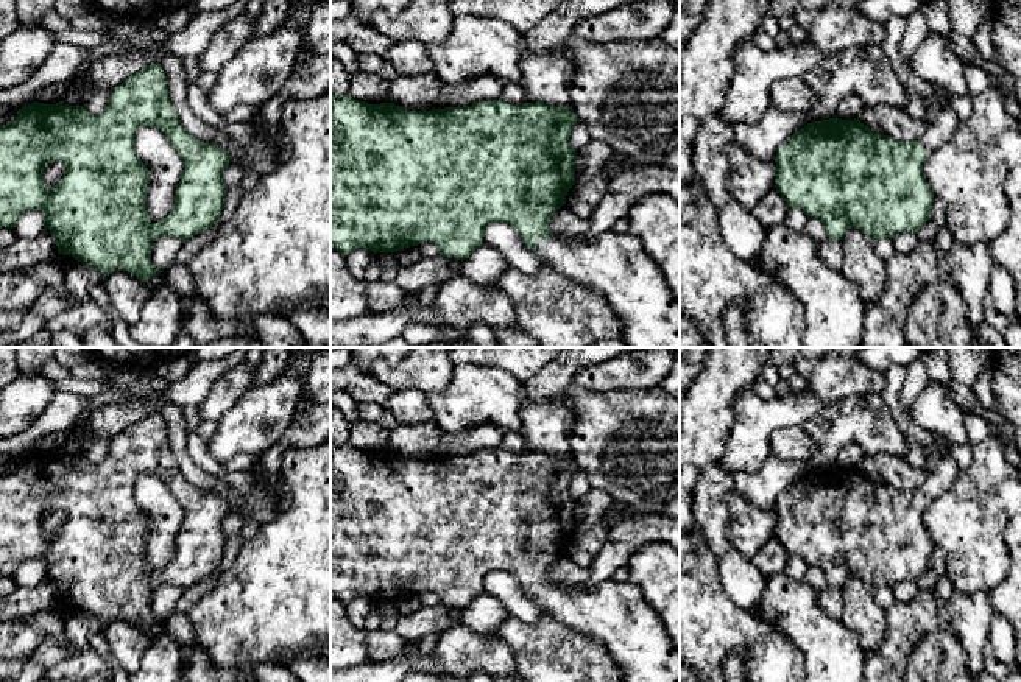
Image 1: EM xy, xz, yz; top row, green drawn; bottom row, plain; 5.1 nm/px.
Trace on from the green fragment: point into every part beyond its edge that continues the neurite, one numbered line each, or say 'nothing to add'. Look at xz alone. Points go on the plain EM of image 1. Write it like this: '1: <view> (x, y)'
1: xz (614, 612)

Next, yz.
1: yz (945, 474)

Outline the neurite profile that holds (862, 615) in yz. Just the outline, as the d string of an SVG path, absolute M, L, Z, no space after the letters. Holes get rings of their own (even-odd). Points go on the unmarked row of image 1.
M850 576L840 589L842 623L856 634L864 651L874 651L885 637L885 609L874 601L874 590L857 576Z

